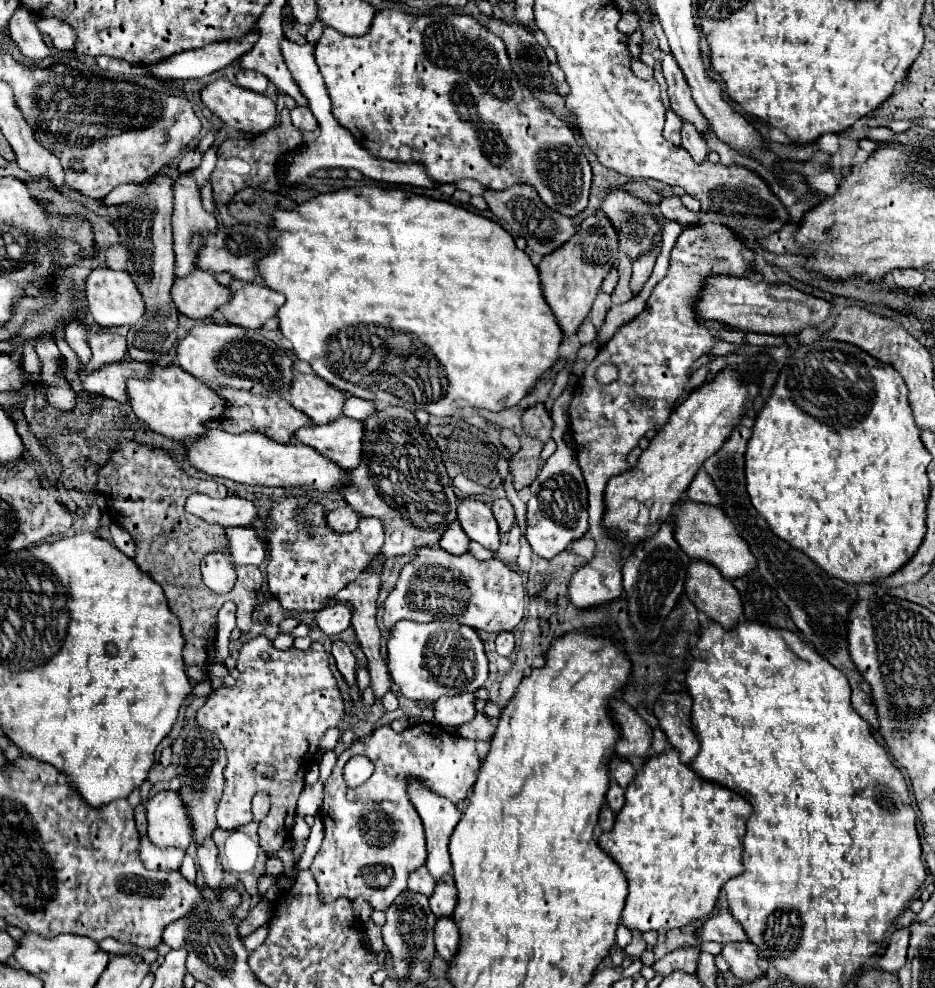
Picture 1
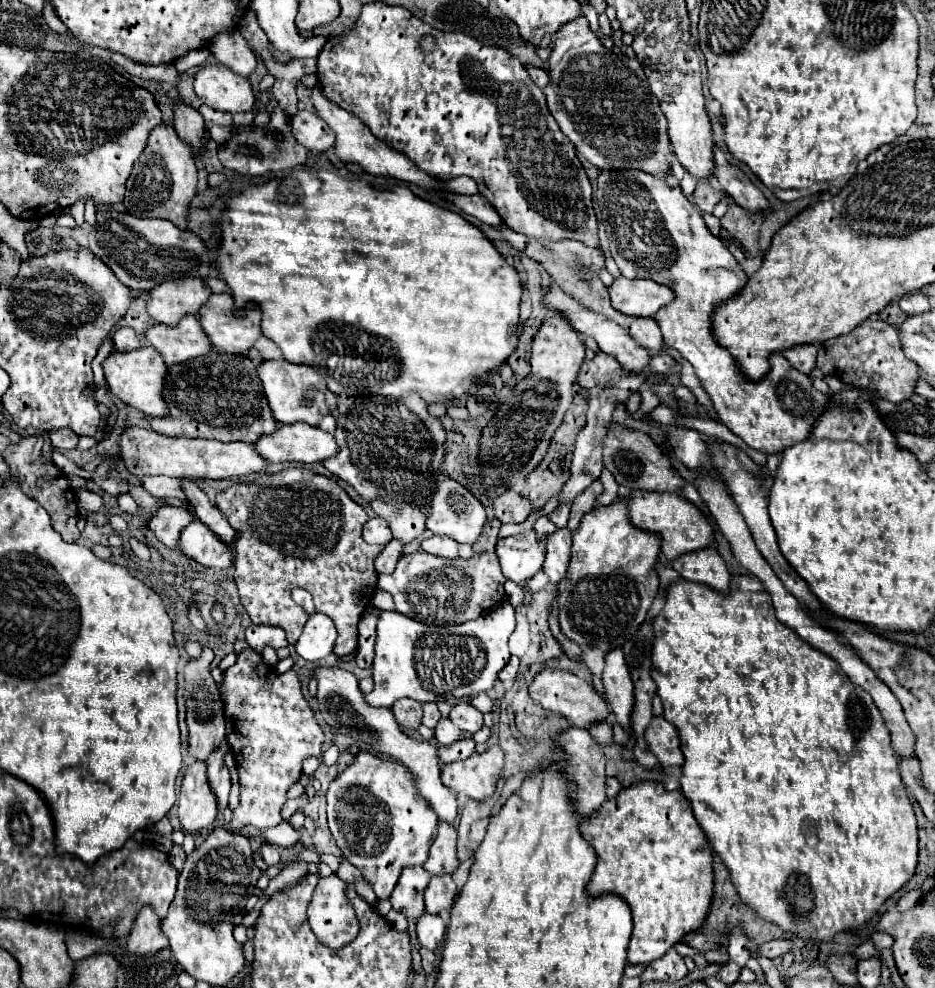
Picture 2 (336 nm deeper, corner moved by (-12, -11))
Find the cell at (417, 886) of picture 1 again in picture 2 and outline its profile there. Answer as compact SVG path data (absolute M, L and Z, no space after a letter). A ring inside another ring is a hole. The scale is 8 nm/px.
M439 823L439 833L429 849L429 859L423 865L431 875L453 875L459 867L457 851L455 851L457 831L447 823Z

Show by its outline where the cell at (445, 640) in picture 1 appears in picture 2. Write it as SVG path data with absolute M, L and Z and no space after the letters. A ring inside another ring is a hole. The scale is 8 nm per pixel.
M501 603L487 611L477 621L461 625L431 627L409 619L397 611L377 611L377 641L373 659L375 689L367 695L375 707L391 707L395 699L409 697L419 703L447 701L449 705L461 699L469 701L477 693L493 689L497 673L505 667L511 653L507 647L509 635L515 629L515 609Z

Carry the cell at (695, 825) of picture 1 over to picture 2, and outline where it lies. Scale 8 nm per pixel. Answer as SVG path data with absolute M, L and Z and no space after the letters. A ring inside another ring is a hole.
M637 781L615 799L605 801L599 815L581 821L581 833L597 851L597 867L587 885L589 895L617 893L631 907L633 935L627 951L629 963L647 965L663 957L687 933L703 925L713 901L713 851L693 815L691 801L681 791L667 791L657 781Z

